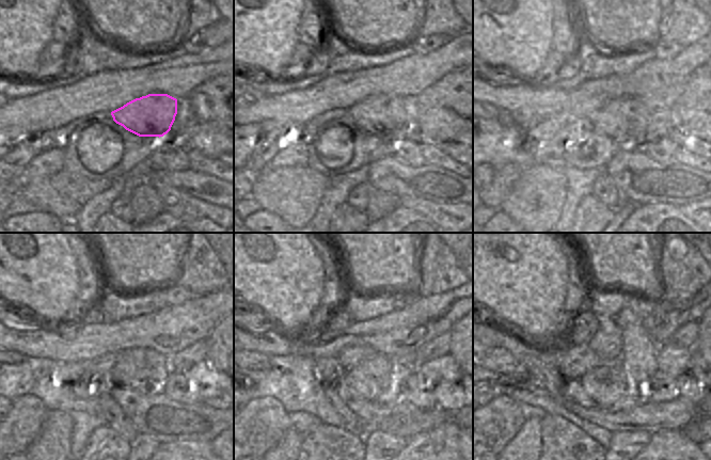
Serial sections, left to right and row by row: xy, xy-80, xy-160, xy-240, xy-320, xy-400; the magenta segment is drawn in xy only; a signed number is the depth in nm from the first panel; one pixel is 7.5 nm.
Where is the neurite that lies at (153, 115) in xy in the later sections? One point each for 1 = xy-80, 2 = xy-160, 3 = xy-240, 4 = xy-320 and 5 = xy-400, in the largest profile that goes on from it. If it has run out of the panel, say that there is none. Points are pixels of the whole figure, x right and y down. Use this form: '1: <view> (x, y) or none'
1: xy-80 (384, 116)
2: xy-160 (625, 120)
3: xy-240 (143, 369)
4: xy-320 (379, 379)
5: xy-400 (610, 386)

